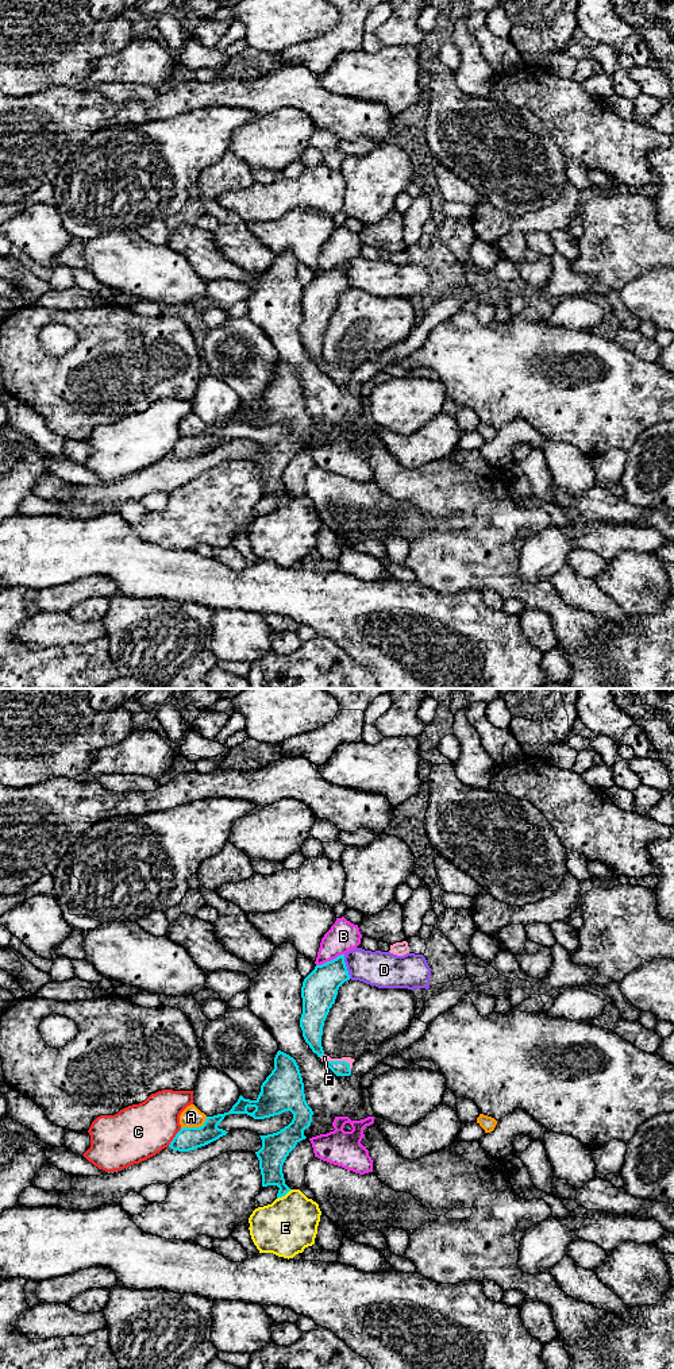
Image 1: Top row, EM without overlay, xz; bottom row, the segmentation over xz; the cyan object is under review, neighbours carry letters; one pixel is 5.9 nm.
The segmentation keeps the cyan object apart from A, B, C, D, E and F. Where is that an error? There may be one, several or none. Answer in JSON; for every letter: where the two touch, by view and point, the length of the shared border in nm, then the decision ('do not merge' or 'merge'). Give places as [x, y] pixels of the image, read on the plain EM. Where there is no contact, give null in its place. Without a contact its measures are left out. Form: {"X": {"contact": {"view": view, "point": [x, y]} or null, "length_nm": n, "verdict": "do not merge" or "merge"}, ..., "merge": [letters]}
{"A": {"contact": {"view": "xz", "point": [195, 436]}, "length_nm": 170, "verdict": "do not merge"}, "B": {"contact": {"view": "xz", "point": [331, 269]}, "length_nm": 180, "verdict": "do not merge"}, "C": {"contact": {"view": "xz", "point": [174, 446]}, "length_nm": 140, "verdict": "do not merge"}, "D": {"contact": {"view": "xz", "point": [346, 276]}, "length_nm": 150, "verdict": "do not merge"}, "E": {"contact": {"view": "xz", "point": [284, 504]}, "length_nm": 110, "verdict": "do not merge"}, "F": {"contact": {"view": "xz", "point": [341, 370]}, "length_nm": 170, "verdict": "merge"}, "merge": ["F"]}

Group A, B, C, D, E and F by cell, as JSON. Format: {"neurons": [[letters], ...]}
{"neurons": [["A"], ["B"], ["C"], ["D"], ["E"], ["F"]]}

